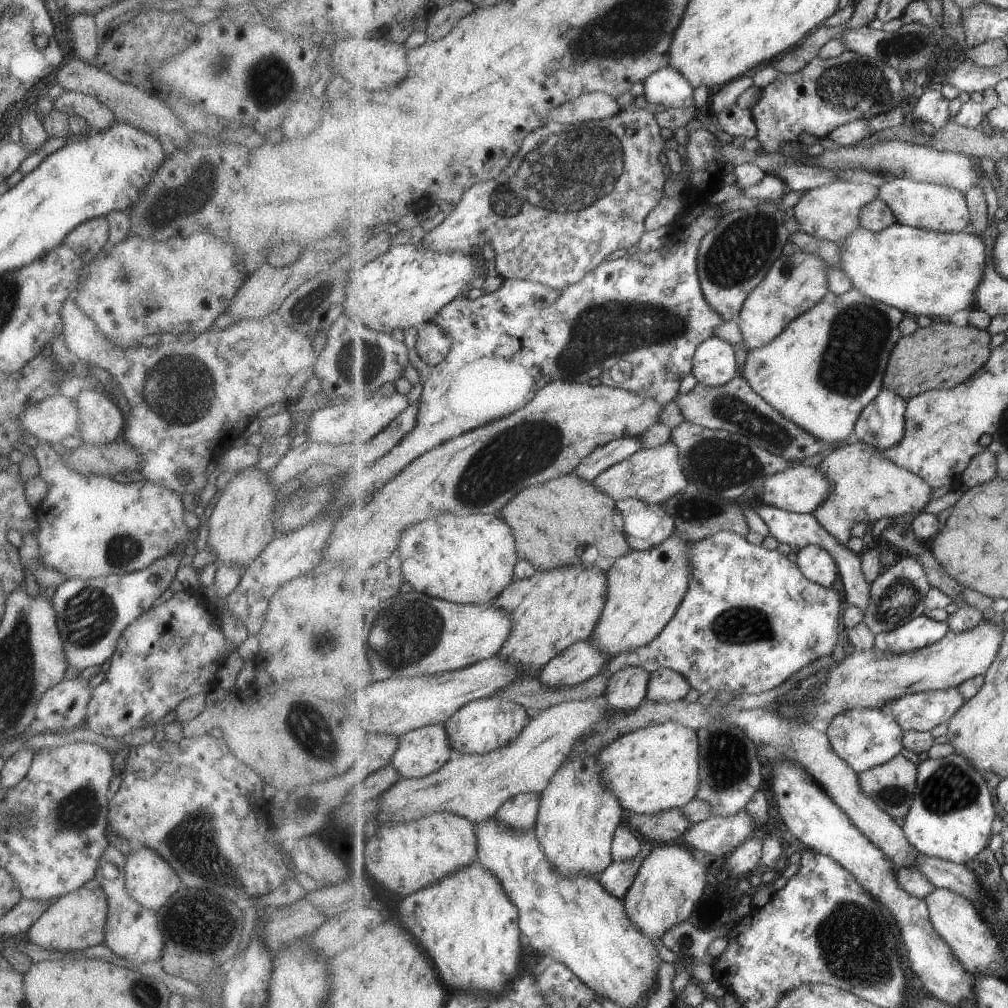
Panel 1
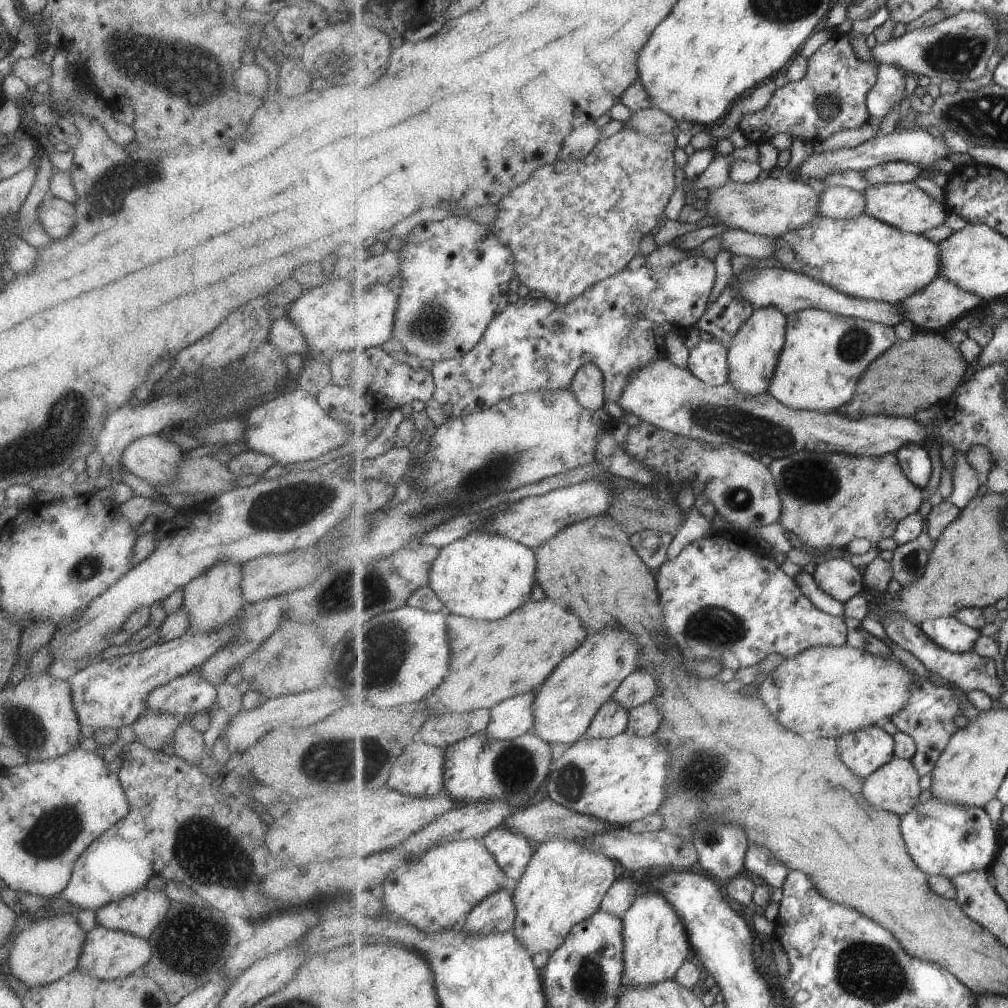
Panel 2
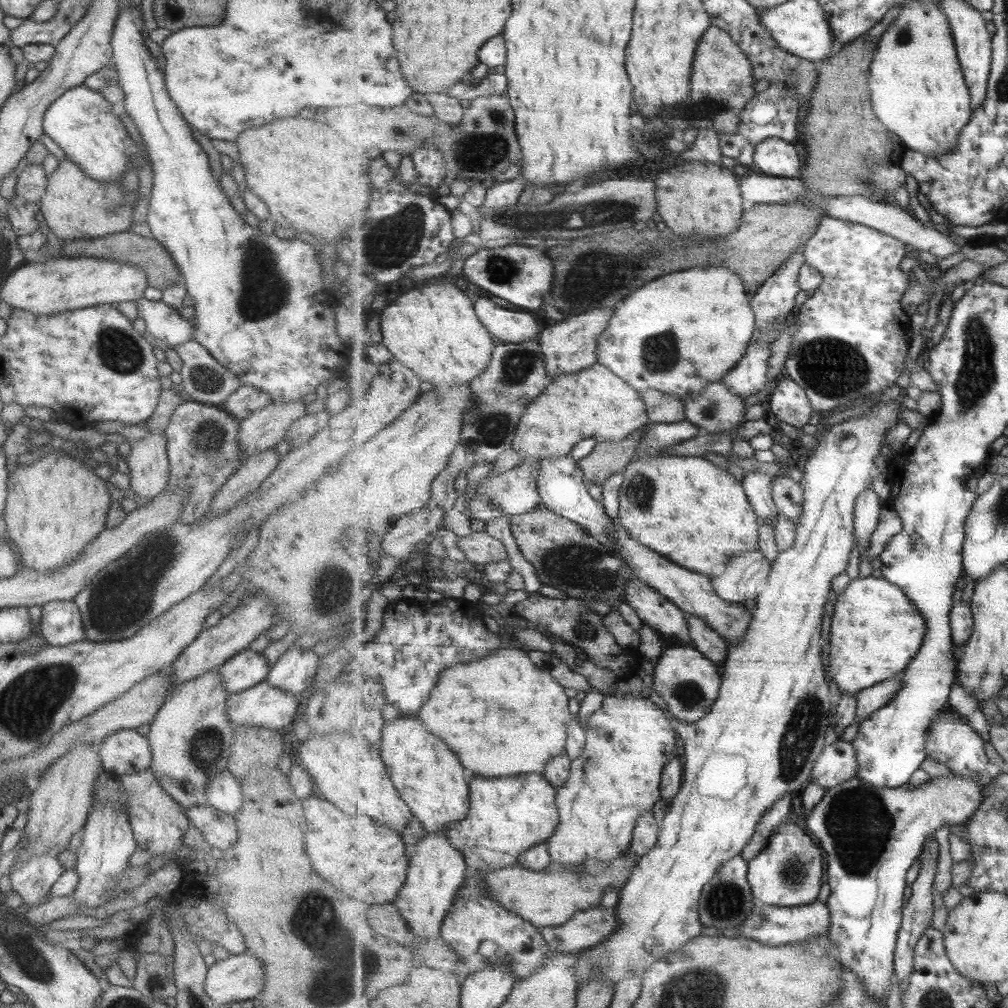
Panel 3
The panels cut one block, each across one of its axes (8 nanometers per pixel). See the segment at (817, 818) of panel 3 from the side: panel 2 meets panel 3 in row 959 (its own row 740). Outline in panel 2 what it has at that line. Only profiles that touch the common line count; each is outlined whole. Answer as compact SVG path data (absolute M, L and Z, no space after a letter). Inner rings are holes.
M881 725L865 727L855 732L844 734L839 740L839 750L843 762L855 774L867 778L881 766L891 762L896 756L896 739L881 729Z

